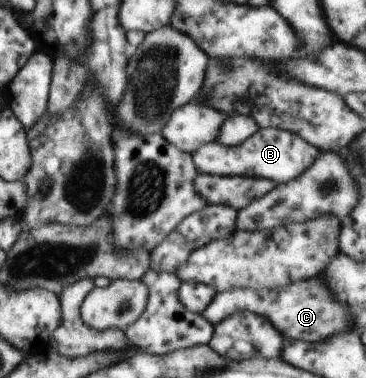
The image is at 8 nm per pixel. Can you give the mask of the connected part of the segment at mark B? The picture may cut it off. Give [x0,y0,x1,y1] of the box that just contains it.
[193,129,319,185]

